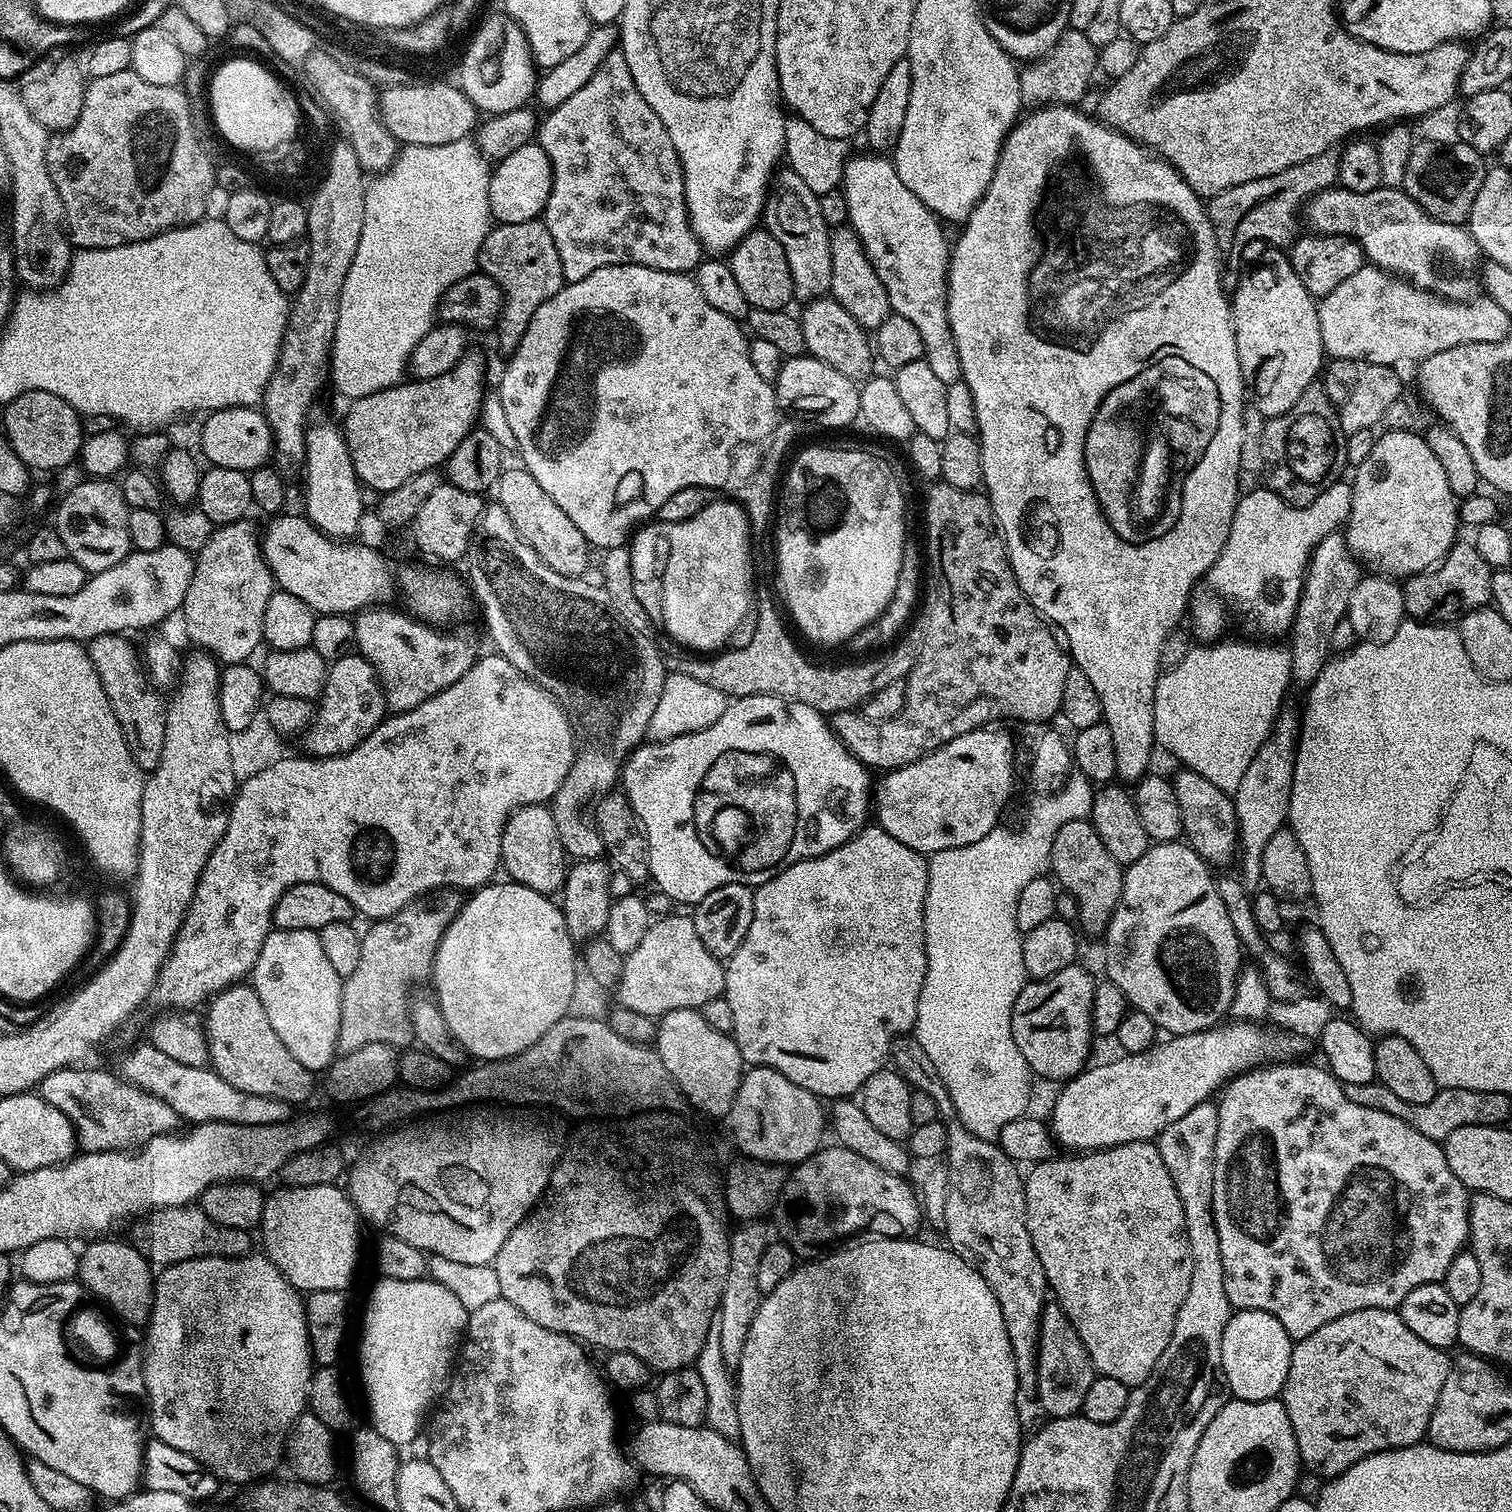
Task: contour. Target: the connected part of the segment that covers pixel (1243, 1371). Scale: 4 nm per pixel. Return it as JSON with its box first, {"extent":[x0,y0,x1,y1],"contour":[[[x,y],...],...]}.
{"extent":[1222,1310,1294,1400],"contour":[[[1236,1310],[1222,1330],[1222,1370],[1227,1391],[1235,1399],[1275,1400],[1283,1393],[1294,1341],[1274,1314],[1262,1310]]]}

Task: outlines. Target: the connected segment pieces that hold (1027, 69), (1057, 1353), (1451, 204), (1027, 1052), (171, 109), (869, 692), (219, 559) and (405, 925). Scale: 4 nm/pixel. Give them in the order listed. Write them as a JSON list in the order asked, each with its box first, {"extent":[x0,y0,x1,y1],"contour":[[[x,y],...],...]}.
[{"extent":[1020,30,1098,106],"contour":[[[1065,30],[1046,55],[1025,63],[1020,73],[1020,103],[1024,106],[1046,104],[1075,105],[1088,92],[1092,75],[1098,72],[1098,49],[1083,30]]]},{"extent":[1036,1302,1097,1417],"contour":[[[1055,1302],[1045,1303],[1040,1319],[1040,1353],[1036,1356],[1036,1390],[1040,1404],[1049,1413],[1049,1417],[1075,1416],[1080,1412],[1082,1402],[1086,1402],[1086,1393],[1090,1382],[1097,1378],[1097,1370],[1092,1364],[1090,1354],[1078,1338],[1078,1330],[1066,1316],[1066,1310]]]},{"extent":[1402,140,1486,225],"contour":[[[1420,140],[1413,147],[1402,190],[1427,216],[1447,224],[1463,225],[1471,214],[1471,207],[1482,186],[1486,173],[1485,157],[1478,150],[1462,143],[1439,144]]]},{"extent":[1012,963,1097,1082],"contour":[[[1079,963],[1071,964],[1066,970],[1058,970],[1058,974],[1048,976],[1045,980],[1032,980],[1025,983],[1018,994],[1012,1011],[1012,1033],[1018,1050],[1022,1050],[1022,1058],[1026,1058],[1028,1067],[1037,1077],[1045,1076],[1048,1080],[1067,1082],[1073,1076],[1079,1076],[1089,1063],[1088,1051],[1092,1048],[1094,1033],[1092,1031],[1092,1003],[1097,981]]]},{"extent":[46,70,215,249],"contour":[[[131,70],[122,74],[109,74],[107,78],[91,78],[84,89],[82,114],[78,114],[78,122],[72,128],[65,128],[63,132],[53,135],[48,141],[46,150],[46,166],[49,167],[50,178],[57,187],[58,196],[64,211],[64,227],[67,237],[77,249],[82,248],[113,248],[123,244],[133,244],[150,240],[152,237],[168,232],[172,228],[185,228],[187,224],[196,224],[205,219],[208,208],[208,195],[214,192],[215,174],[214,161],[208,157],[206,149],[200,145],[196,137],[197,125],[192,118],[192,111],[188,105],[188,95],[180,86],[154,86],[150,82],[138,78],[138,74]]]},{"extent":[682,592,882,714],"contour":[[[764,592],[761,596],[759,593],[754,604],[756,629],[753,630],[748,645],[745,648],[736,648],[733,652],[721,651],[711,658],[688,660],[682,664],[683,671],[722,690],[729,698],[784,696],[787,700],[808,704],[817,712],[825,714],[851,712],[859,709],[863,701],[872,697],[875,693],[872,678],[882,676],[882,672],[878,670],[880,658],[860,658],[857,659],[860,660],[857,664],[840,664],[837,668],[815,668],[792,641],[792,636],[788,633],[789,625],[778,604],[777,608],[770,593]]]},{"extent":[182,518,274,666],"contour":[[[245,518],[213,527],[208,541],[195,553],[196,575],[192,577],[182,605],[185,634],[196,643],[193,645],[197,649],[216,657],[224,666],[245,663],[249,659],[248,655],[256,647],[261,647],[264,638],[262,622],[266,614],[266,602],[270,602],[274,591],[272,572],[264,560],[258,528],[256,532],[255,526],[250,521],[251,519]]]},{"extent":[336,886,462,1053],"contour":[[[451,886],[437,888],[434,892],[425,892],[417,896],[409,904],[402,906],[402,910],[398,910],[393,916],[387,916],[384,920],[371,921],[367,925],[369,928],[363,929],[360,938],[362,959],[359,960],[354,974],[343,977],[342,1018],[336,1043],[341,1053],[358,1050],[358,1046],[366,1046],[371,1040],[401,1046],[400,1044],[413,1039],[408,987],[415,980],[429,979],[432,963],[436,961],[436,947],[440,945],[440,939],[444,936],[452,919],[460,912],[461,903],[462,896],[457,889]]]}]

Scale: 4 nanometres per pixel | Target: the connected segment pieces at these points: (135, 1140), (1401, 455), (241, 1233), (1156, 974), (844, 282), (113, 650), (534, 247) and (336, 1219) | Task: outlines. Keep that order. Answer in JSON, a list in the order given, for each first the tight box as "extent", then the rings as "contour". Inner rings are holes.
[{"extent":[38,1066,177,1151],"contour":[[[84,1066],[59,1068],[46,1074],[39,1082],[38,1095],[66,1114],[83,1151],[128,1150],[177,1127],[176,1112],[162,1098],[121,1078],[115,1071],[80,1067]]]},{"extent":[1342,431,1458,578],"contour":[[[1381,431],[1374,442],[1374,450],[1370,450],[1366,462],[1355,465],[1354,472],[1356,477],[1350,480],[1352,509],[1342,532],[1353,557],[1361,565],[1368,567],[1369,564],[1372,567],[1369,569],[1392,578],[1407,578],[1436,567],[1458,540],[1458,497],[1450,490],[1446,473],[1442,471],[1438,458],[1434,458],[1434,450],[1430,450],[1423,435],[1415,431]]]},{"extent":[131,1203,253,1266],"contour":[[[195,1203],[159,1209],[141,1219],[136,1226],[132,1232],[133,1238],[131,1237],[134,1246],[153,1265],[167,1266],[183,1260],[197,1260],[203,1256],[235,1258],[247,1256],[253,1251],[253,1233],[249,1229],[222,1226],[210,1219]]]},{"extent":[1102,840,1242,1036],"contour":[[[1166,840],[1153,843],[1146,850],[1146,854],[1142,854],[1142,858],[1138,858],[1138,862],[1124,868],[1124,885],[1122,886],[1120,901],[1110,918],[1108,927],[1102,933],[1102,939],[1104,939],[1103,975],[1110,982],[1114,982],[1114,986],[1118,986],[1118,990],[1122,990],[1122,994],[1128,999],[1129,1005],[1135,1011],[1146,1014],[1146,1018],[1153,1020],[1161,1033],[1168,1032],[1164,1034],[1185,1036],[1195,1032],[1205,1032],[1208,1028],[1215,1028],[1217,1024],[1221,1023],[1229,1015],[1232,1007],[1234,986],[1242,967],[1242,961],[1240,961],[1242,945],[1238,934],[1234,934],[1234,922],[1230,922],[1226,902],[1222,902],[1222,898],[1218,898],[1216,880],[1214,875],[1212,876],[1212,872],[1213,869],[1205,864],[1204,859],[1186,842]]]},{"extent":[831,226,890,330],"contour":[[[841,226],[831,233],[831,238],[832,299],[841,304],[846,314],[850,314],[850,318],[857,320],[865,330],[874,330],[882,326],[884,319],[890,315],[886,286],[882,286],[882,278],[874,274],[874,266],[864,253],[858,234],[851,226]]]},{"extent":[87,634,166,774],"contour":[[[124,634],[94,638],[87,645],[88,657],[94,662],[94,670],[98,670],[98,678],[106,690],[114,718],[118,718],[126,742],[132,749],[134,762],[141,772],[150,774],[158,766],[166,742],[166,704],[156,693],[159,692],[157,685],[148,679],[141,653],[128,639]]]},{"extent":[478,218,564,354],"contour":[[[537,218],[530,222],[497,223],[489,228],[480,247],[478,268],[494,278],[504,292],[504,305],[494,325],[494,333],[497,346],[504,354],[510,354],[518,342],[522,342],[522,334],[526,334],[526,326],[530,326],[530,318],[534,318],[538,306],[554,298],[554,294],[564,287],[562,258],[558,258],[550,230],[546,230],[543,219]]]},{"extent":[258,1184,360,1293],"contour":[[[336,1184],[322,1186],[280,1186],[277,1192],[268,1192],[264,1202],[264,1213],[258,1225],[264,1231],[264,1248],[268,1259],[273,1260],[284,1275],[301,1293],[318,1290],[351,1289],[356,1267],[360,1264],[360,1224],[355,1204],[347,1191]]]}]

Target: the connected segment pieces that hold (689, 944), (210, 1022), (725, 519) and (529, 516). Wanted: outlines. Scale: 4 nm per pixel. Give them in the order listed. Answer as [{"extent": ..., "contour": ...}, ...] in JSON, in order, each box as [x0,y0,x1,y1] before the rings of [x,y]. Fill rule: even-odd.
[{"extent":[618,915,725,1018],"contour":[[[691,915],[664,916],[653,919],[652,924],[646,930],[642,942],[634,946],[624,956],[624,969],[620,975],[618,991],[620,991],[619,1003],[632,1012],[640,1013],[641,1017],[659,1018],[670,1010],[679,1008],[703,1009],[706,1002],[724,994],[725,965],[716,957],[698,936],[698,930],[694,926]]]},{"extent":[203,983,318,1106],"contour":[[[233,983],[216,992],[207,1001],[206,1009],[208,1013],[203,1013],[204,1033],[208,1036],[208,1059],[213,1072],[218,1073],[234,1090],[242,1090],[246,1094],[258,1094],[266,1098],[278,1098],[284,1100],[289,1106],[300,1104],[315,1088],[318,1088],[318,1080],[314,1073],[302,1066],[290,1050],[278,1038],[274,1031],[274,1026],[270,1026],[270,1018],[266,1018],[266,1009],[262,1007],[262,1001],[253,990],[251,983]]]},{"extent":[661,500,754,654],"contour":[[[720,500],[717,504],[708,504],[705,508],[698,509],[693,516],[686,517],[685,520],[682,518],[677,519],[677,525],[670,530],[670,556],[667,559],[664,579],[661,582],[662,628],[665,628],[678,643],[685,644],[688,648],[697,648],[697,650],[700,651],[697,653],[700,654],[712,654],[717,650],[723,649],[725,645],[727,645],[724,643],[739,630],[740,623],[742,623],[747,616],[749,619],[750,609],[754,604],[754,592],[752,596],[752,543],[754,543],[754,537],[748,527],[747,514],[744,513],[743,507],[741,507],[739,503],[736,504],[731,504],[728,500]]]},{"extent":[494,467,590,577],"contour":[[[505,467],[496,480],[494,495],[495,503],[506,510],[516,535],[540,555],[542,562],[550,566],[550,570],[579,577],[587,573],[584,571],[588,568],[588,552],[590,553],[588,539],[584,537],[582,530],[578,530],[578,526],[574,526],[574,522],[570,522],[570,518],[566,518],[566,514],[554,503],[554,498],[550,498],[550,494],[546,494],[546,490],[538,486],[534,474],[530,474],[527,468]]]}]

